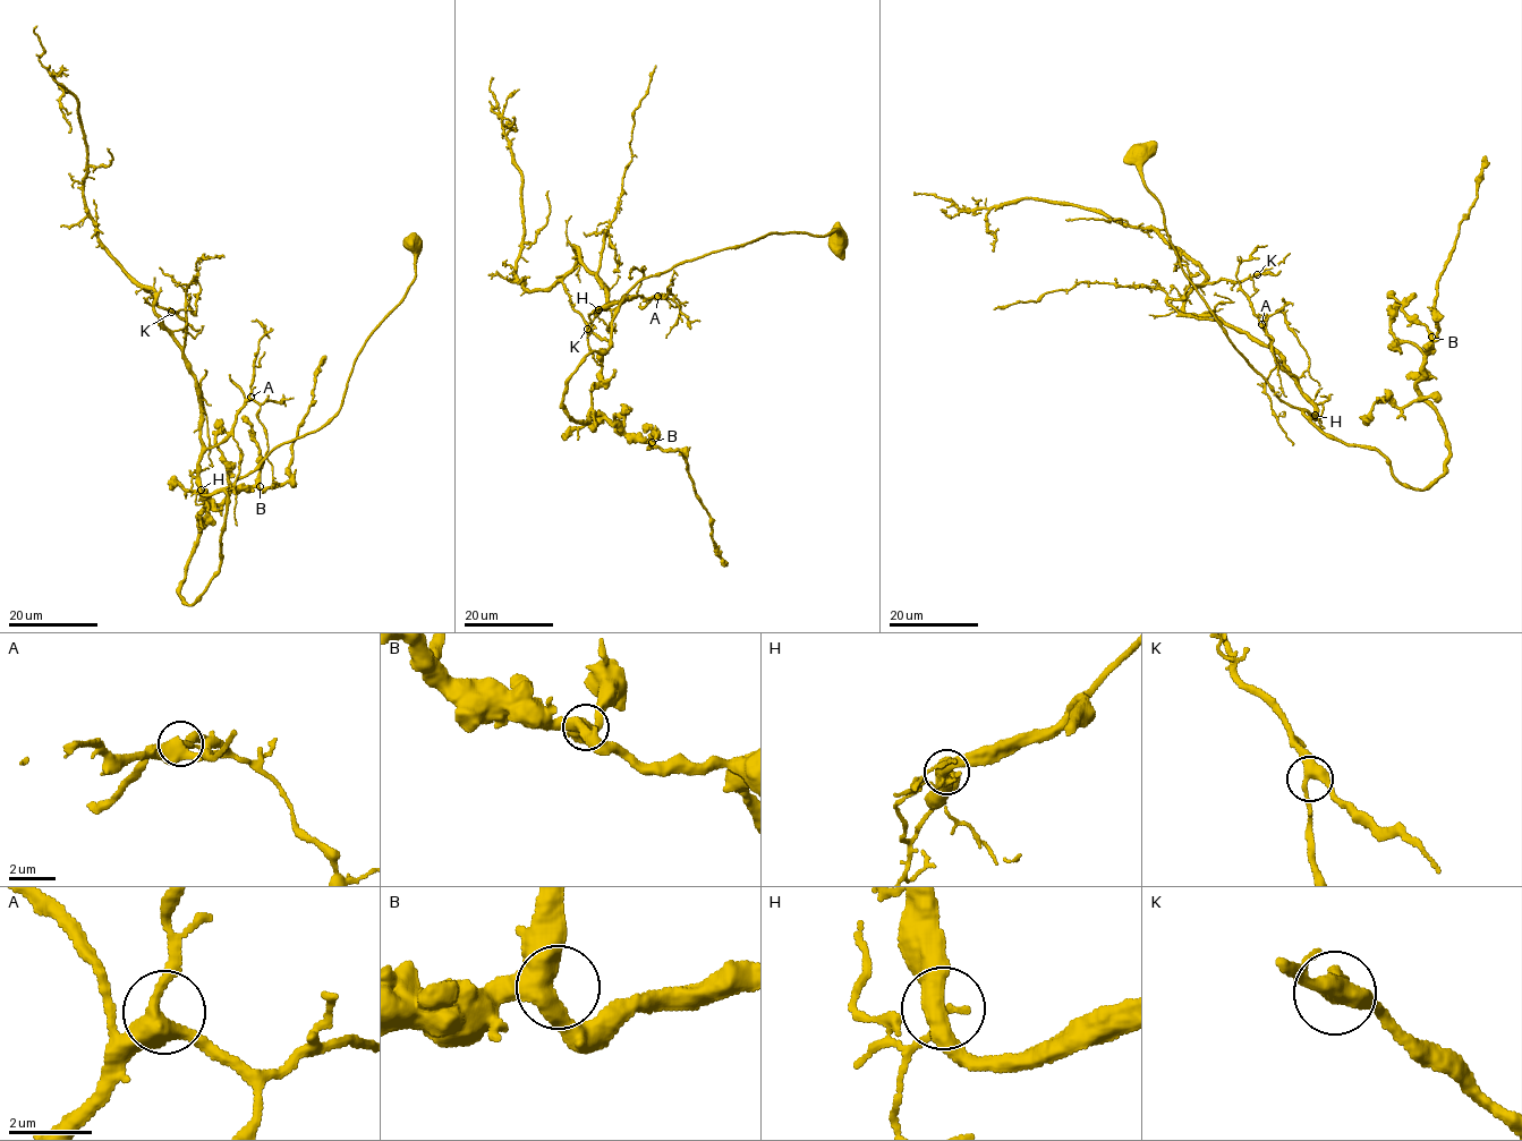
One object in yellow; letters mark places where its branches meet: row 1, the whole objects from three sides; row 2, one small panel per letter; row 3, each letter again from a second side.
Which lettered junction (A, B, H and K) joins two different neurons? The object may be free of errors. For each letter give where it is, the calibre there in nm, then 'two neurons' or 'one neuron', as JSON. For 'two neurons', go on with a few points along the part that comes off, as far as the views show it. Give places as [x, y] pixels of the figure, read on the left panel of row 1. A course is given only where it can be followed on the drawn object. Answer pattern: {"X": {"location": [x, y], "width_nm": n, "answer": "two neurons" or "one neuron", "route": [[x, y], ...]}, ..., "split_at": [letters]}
{"A": {"location": [251, 397], "width_nm": 400, "answer": "one neuron"}, "B": {"location": [260, 486], "width_nm": 440, "answer": "one neuron"}, "H": {"location": [201, 490], "width_nm": 440, "answer": "one neuron"}, "K": {"location": [171, 312], "width_nm": 360, "answer": "one neuron"}, "split_at": []}

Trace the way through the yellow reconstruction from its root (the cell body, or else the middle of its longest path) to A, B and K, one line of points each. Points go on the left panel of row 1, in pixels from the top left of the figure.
A: (409, 245), (415, 279), (365, 342), (336, 415), (204, 494), (198, 460), (251, 397)
B: (409, 245), (415, 279), (365, 342), (340, 407), (227, 486), (221, 567), (186, 603), (198, 519), (260, 486)
K: (409, 245), (415, 279), (365, 342), (336, 415), (210, 494), (196, 380), (142, 287), (171, 312)

